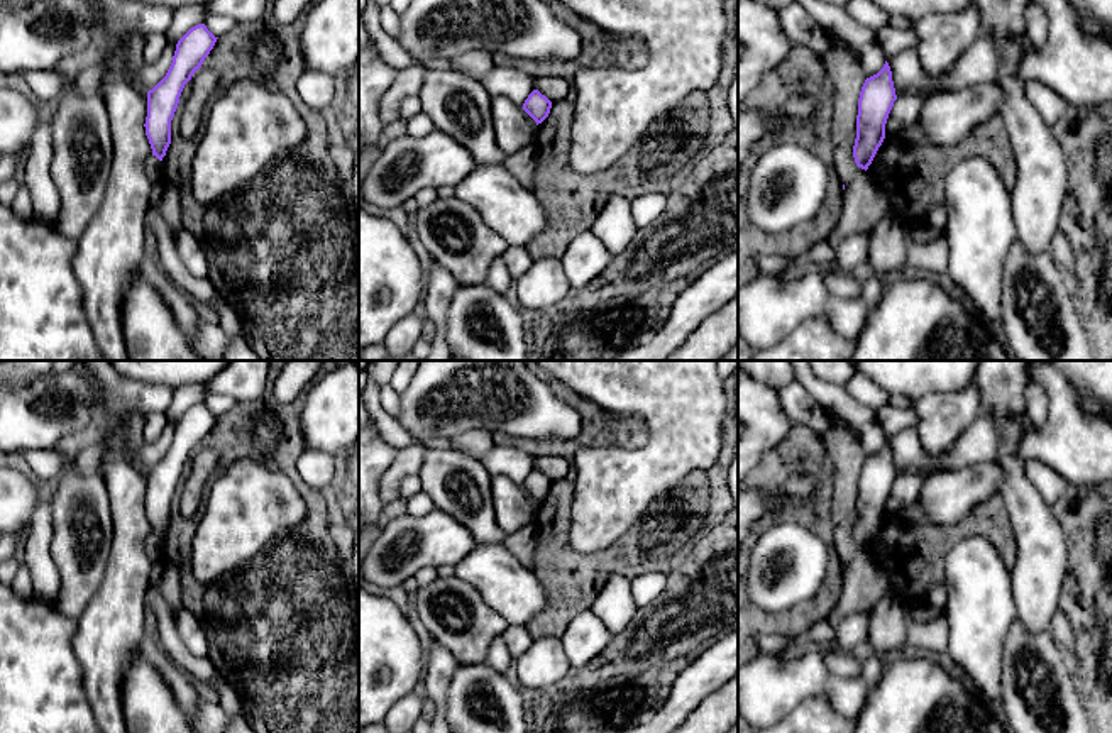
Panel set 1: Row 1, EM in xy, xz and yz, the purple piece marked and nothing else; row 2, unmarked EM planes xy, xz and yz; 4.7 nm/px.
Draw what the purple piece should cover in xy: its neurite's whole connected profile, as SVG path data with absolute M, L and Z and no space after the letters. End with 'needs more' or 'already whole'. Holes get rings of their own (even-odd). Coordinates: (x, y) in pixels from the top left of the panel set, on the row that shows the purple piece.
M205 24L191 27L178 41L166 76L147 91L147 117L144 127L152 156L159 161L162 161L171 144L171 120L178 108L181 91L195 71L201 68L217 39Z | already whole

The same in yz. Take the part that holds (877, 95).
M885 61L877 74L865 80L858 98L853 157L856 166L865 171L885 139L885 124L895 100L892 71Z | already whole

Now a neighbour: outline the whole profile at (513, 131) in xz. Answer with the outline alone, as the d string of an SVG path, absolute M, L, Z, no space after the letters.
M496 95L491 100L491 110L496 141L504 156L513 156L535 144L537 125L526 118L521 105L504 95Z

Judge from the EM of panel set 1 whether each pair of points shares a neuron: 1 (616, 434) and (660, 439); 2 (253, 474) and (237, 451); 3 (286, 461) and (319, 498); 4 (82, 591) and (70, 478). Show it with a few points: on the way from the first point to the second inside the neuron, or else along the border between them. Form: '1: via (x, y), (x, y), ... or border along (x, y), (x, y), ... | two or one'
1: border along (637, 424), (638, 435), (633, 444), (600, 446) | two
2: border along (246, 456), (229, 466) | two
3: via (291, 471), (308, 495) | one
4: via (77, 562), (73, 534), (68, 529), (70, 507) | one

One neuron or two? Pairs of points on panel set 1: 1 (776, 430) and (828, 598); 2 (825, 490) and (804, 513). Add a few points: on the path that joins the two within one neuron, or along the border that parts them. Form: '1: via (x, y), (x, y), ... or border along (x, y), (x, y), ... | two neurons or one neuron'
1: border along (792, 424), (787, 435), (765, 451) | two neurons
2: via (823, 495), (809, 508) | one neuron

